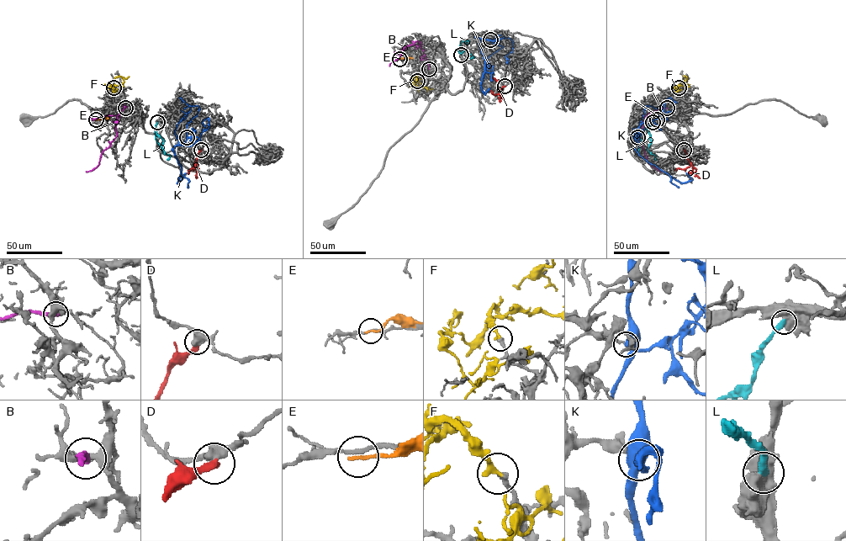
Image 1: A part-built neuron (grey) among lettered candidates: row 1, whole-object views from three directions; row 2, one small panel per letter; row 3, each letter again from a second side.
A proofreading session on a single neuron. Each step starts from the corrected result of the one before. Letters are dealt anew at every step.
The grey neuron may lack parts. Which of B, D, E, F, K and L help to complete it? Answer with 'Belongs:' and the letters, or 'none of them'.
Belongs: none of them

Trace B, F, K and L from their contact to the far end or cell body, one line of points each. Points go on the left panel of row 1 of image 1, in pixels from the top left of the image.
B: (124, 108), (117, 116), (116, 137), (103, 151), (99, 164), (86, 171)
F: (113, 87), (110, 85), (117, 86), (124, 82), (121, 76), (104, 84)
K: (186, 137), (185, 144), (179, 145), (175, 133), (177, 124), (189, 112), (190, 105), (181, 98), (182, 103)
L: (157, 122), (155, 140), (161, 150), (170, 156), (166, 159)

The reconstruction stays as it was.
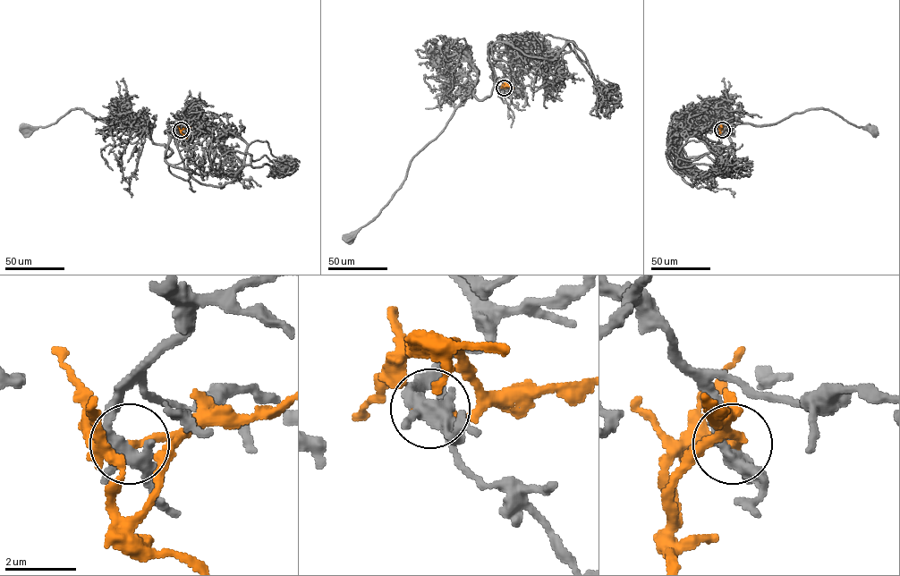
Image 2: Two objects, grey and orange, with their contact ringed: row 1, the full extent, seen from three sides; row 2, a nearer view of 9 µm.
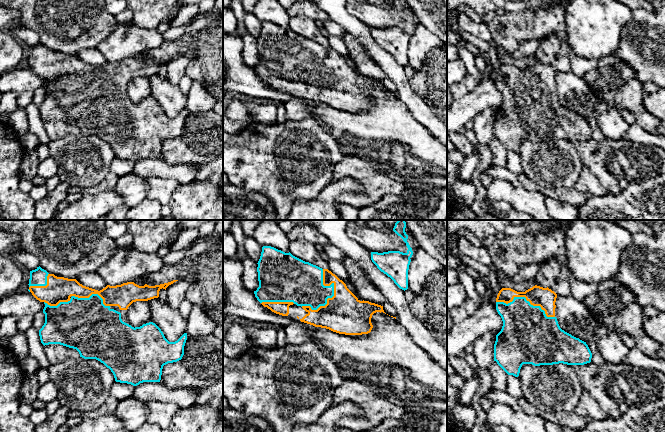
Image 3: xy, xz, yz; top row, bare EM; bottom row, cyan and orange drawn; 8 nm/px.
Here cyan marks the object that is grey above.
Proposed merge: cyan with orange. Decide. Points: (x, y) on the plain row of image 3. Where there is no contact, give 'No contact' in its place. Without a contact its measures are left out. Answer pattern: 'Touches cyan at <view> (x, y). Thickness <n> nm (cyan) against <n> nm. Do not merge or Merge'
Touches cyan at xz (333, 71). Thickness 300 nm (cyan) against 320 nm. Merge

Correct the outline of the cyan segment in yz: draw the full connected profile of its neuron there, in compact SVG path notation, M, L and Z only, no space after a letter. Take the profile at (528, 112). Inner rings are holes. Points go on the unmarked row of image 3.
M533 62L525 68L502 64L496 86L503 102L496 111L494 137L508 150L519 152L523 140L534 142L591 138L586 118L562 106L555 93L557 70Z

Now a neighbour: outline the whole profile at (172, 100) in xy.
M159 74L148 76L151 85L151 98L155 99L163 108L169 118L177 117L186 109L187 94L180 91L178 85L171 84L167 79L162 78Z

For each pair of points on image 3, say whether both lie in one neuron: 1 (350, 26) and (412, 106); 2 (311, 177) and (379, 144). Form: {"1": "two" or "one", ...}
{"1": "one", "2": "two"}

